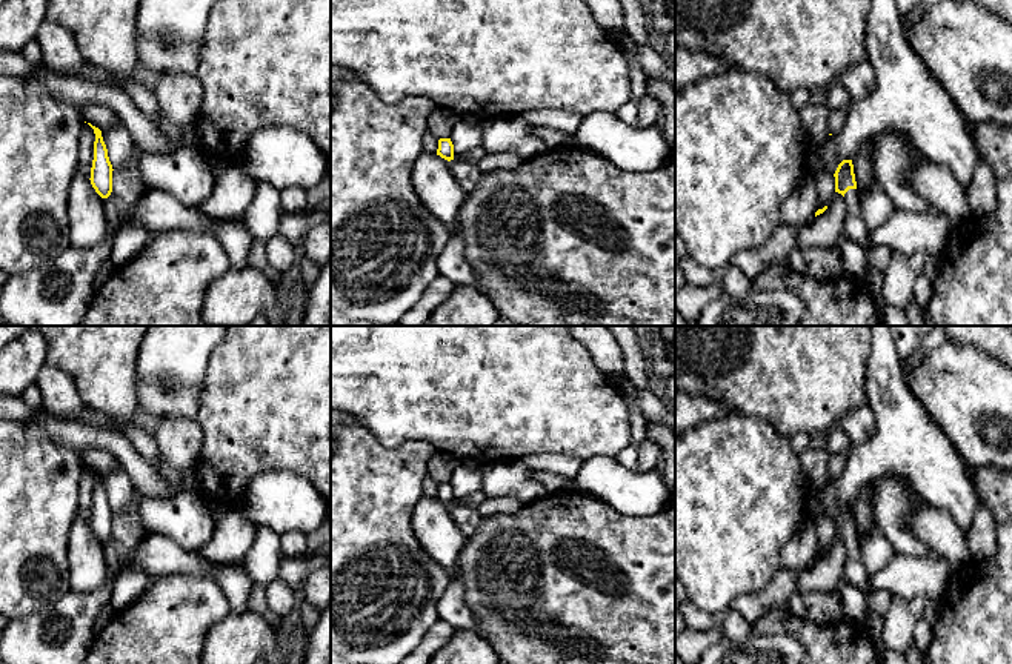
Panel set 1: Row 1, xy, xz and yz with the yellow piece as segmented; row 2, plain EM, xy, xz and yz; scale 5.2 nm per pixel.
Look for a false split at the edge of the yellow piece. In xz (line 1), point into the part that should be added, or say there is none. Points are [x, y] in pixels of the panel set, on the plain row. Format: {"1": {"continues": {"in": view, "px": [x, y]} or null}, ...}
{"1": {"continues": null}}

